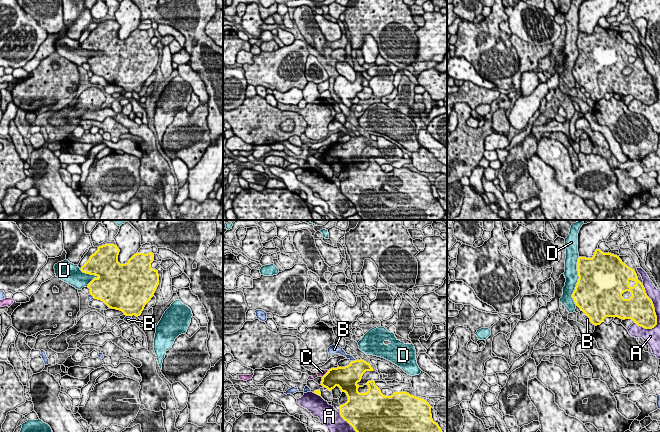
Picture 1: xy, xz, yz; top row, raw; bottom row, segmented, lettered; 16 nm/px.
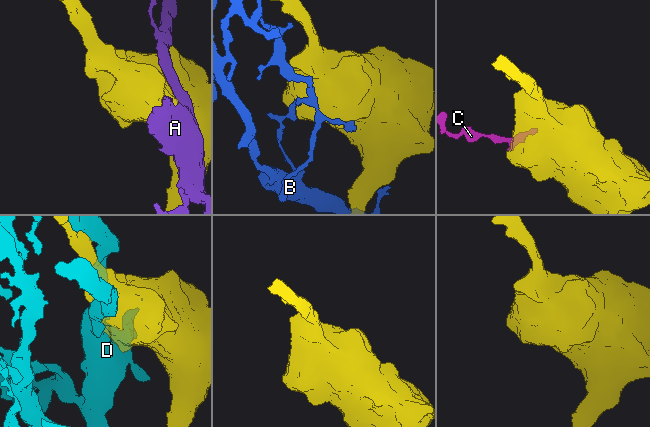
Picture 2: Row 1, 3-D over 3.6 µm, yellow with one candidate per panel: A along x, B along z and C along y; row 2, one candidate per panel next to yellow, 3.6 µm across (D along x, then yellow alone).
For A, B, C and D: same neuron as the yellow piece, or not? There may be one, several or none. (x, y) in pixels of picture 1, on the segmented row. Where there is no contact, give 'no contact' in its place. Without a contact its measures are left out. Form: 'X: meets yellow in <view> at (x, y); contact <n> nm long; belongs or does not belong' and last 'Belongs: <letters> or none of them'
A: meets yellow in yz at (654, 311); contact 600 nm long; does not belong
B: meets yellow in xz at (353, 361); contact 90 nm long; does not belong
C: meets yellow in xz at (325, 374); contact 160 nm long; does not belong
D: meets yellow in yz at (578, 281); contact 800 nm long; does not belong
Belongs: none of them

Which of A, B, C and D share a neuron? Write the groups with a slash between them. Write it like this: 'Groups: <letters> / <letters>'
Groups: A / B / C / D

